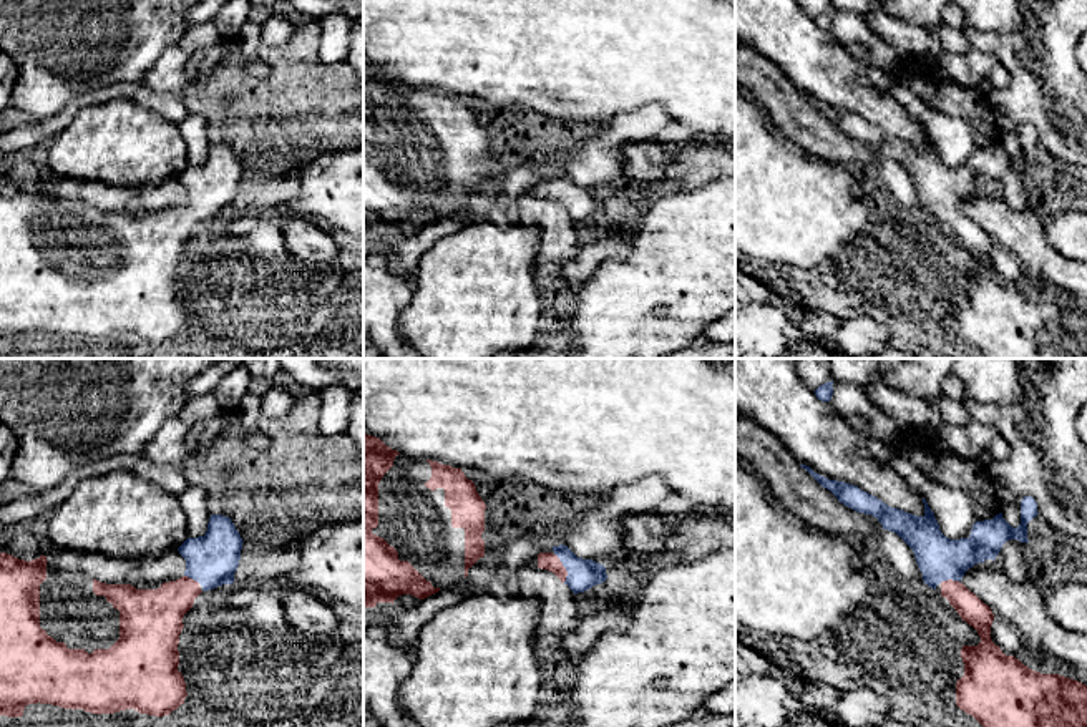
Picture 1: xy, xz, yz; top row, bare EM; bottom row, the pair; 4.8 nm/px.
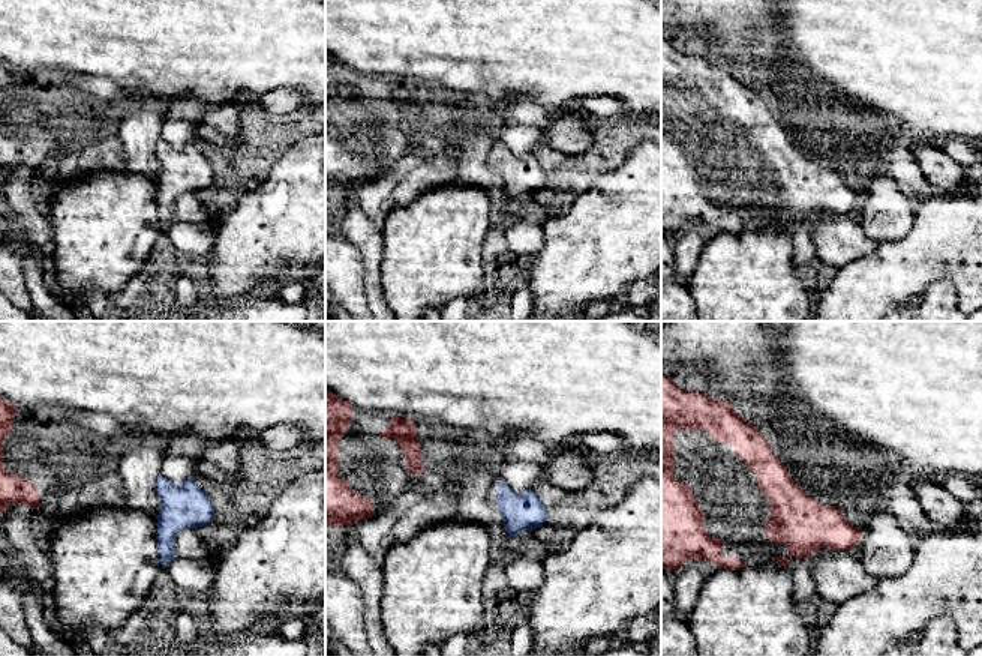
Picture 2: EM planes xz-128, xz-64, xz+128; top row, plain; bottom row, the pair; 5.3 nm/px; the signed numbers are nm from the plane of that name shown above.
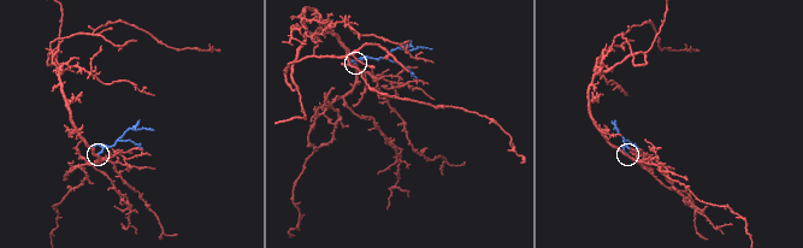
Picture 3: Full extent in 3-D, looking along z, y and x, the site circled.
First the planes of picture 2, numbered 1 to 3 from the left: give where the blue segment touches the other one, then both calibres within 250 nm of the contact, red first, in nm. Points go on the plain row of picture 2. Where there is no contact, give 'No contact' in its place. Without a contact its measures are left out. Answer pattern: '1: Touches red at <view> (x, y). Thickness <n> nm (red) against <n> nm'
1: No contact
2: No contact
3: No contact

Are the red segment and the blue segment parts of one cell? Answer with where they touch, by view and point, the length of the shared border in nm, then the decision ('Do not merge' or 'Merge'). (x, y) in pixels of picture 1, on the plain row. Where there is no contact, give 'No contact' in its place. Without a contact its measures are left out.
Touches red at xz (565, 196). Shared border 150 nm. Merge

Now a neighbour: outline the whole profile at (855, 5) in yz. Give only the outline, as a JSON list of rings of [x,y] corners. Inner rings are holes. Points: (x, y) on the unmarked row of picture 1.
[[[831,0],[831,8],[866,13],[866,12],[871,12],[875,3],[876,0]]]

